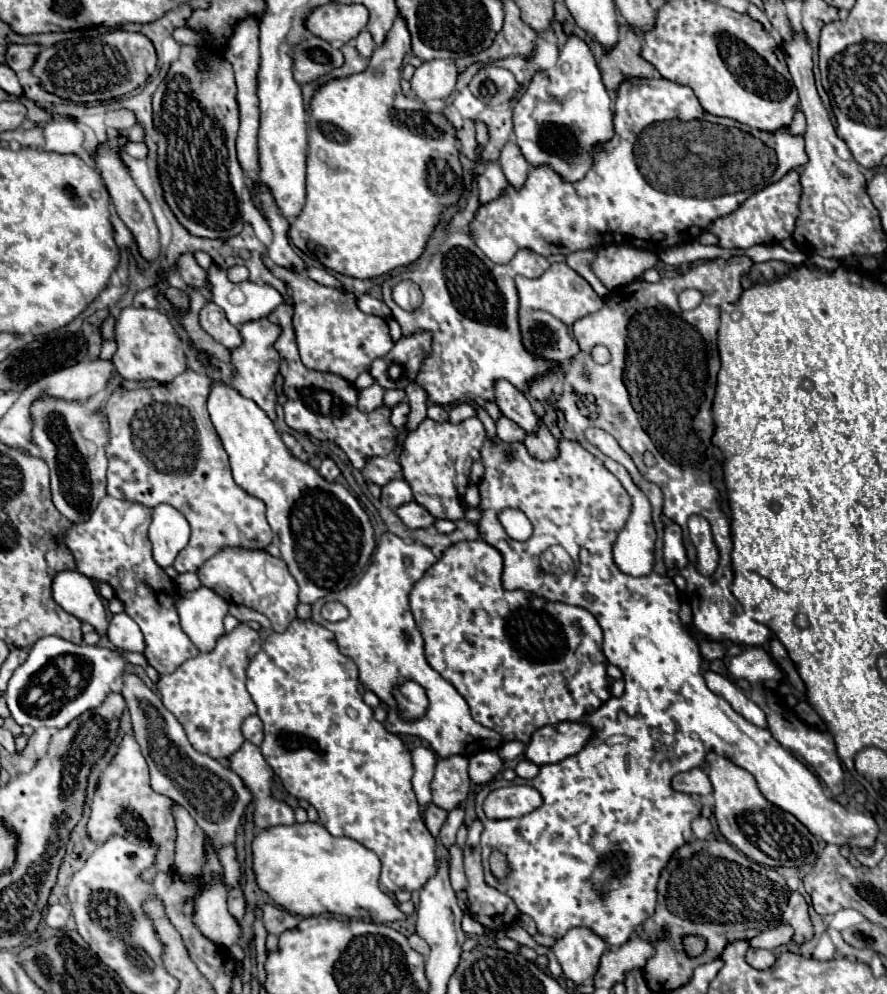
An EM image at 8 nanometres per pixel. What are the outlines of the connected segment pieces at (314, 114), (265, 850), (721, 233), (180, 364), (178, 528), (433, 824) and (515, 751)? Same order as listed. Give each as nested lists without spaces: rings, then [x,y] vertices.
[[[402,15],[396,17],[390,33],[386,35],[386,41],[376,47],[376,51],[372,53],[372,59],[366,71],[362,73],[354,73],[348,77],[340,77],[340,79],[330,79],[328,83],[324,83],[322,87],[316,89],[316,93],[310,99],[310,111],[308,111],[308,159],[306,159],[306,203],[302,213],[294,219],[294,223],[290,223],[290,231],[288,237],[292,239],[292,243],[306,255],[316,257],[326,269],[332,269],[336,273],[342,275],[350,275],[350,277],[358,277],[358,279],[372,279],[378,275],[384,275],[396,267],[408,265],[412,261],[416,261],[422,251],[424,245],[434,229],[434,225],[440,221],[440,213],[446,205],[456,203],[460,199],[460,195],[464,193],[464,183],[462,183],[462,167],[458,161],[458,149],[454,145],[454,127],[446,121],[444,115],[440,113],[428,113],[424,109],[424,105],[420,101],[408,99],[402,95],[401,90],[401,71],[404,55],[412,49],[412,41],[410,41],[410,33],[406,27],[406,21]]]
[[[294,823],[290,827],[278,825],[258,833],[252,841],[254,873],[262,891],[266,891],[278,905],[300,917],[312,917],[322,913],[346,915],[356,919],[372,919],[374,923],[392,923],[407,916],[398,909],[394,899],[390,899],[380,889],[380,859],[350,837],[334,837],[320,823]]]
[[[794,169],[778,183],[772,183],[762,191],[754,193],[752,197],[748,197],[728,217],[718,217],[716,221],[712,221],[708,225],[708,231],[718,237],[718,247],[724,249],[750,249],[758,243],[780,243],[792,237],[796,229],[798,203],[800,203],[800,169]]]
[[[144,307],[122,309],[116,323],[116,343],[118,351],[114,353],[112,363],[124,379],[130,381],[156,379],[158,383],[168,383],[188,369],[182,339],[176,327],[172,325],[170,317],[162,309],[144,309]]]
[[[154,507],[148,537],[154,547],[154,561],[160,567],[170,567],[176,555],[188,545],[190,525],[174,507]]]
[[[428,805],[426,807],[426,811],[424,811],[424,821],[426,821],[426,827],[428,827],[428,831],[436,837],[438,835],[438,831],[440,831],[440,827],[442,827],[442,823],[444,823],[444,819],[446,819],[446,811],[444,809],[440,809],[440,807],[436,807],[436,805]]]
[[[509,741],[502,744],[498,750],[498,754],[503,761],[513,760],[521,756],[526,745],[520,741]]]

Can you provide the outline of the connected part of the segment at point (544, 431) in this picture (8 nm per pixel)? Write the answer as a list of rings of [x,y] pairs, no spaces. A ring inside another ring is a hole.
[[[538,417],[540,421],[540,429],[536,429],[536,433],[526,433],[524,445],[528,449],[528,453],[536,459],[552,459],[556,457],[556,439],[550,433],[550,429],[546,427],[546,423]]]

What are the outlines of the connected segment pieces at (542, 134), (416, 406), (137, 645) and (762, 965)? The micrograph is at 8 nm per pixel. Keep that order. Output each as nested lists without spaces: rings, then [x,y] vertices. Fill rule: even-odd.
[[[578,35],[568,37],[564,47],[560,49],[556,67],[538,71],[534,75],[530,87],[514,107],[514,133],[516,143],[530,165],[550,165],[566,181],[582,179],[586,171],[592,167],[592,147],[598,143],[606,143],[614,135],[612,99],[602,83],[602,73],[600,67],[596,65],[590,47]]]
[[[412,381],[412,385],[408,385],[408,389],[404,389],[404,391],[410,401],[410,415],[408,415],[408,423],[404,427],[404,433],[410,433],[412,429],[416,429],[416,425],[420,425],[420,421],[426,419],[428,395],[416,381]]]
[[[118,613],[112,617],[106,635],[110,643],[120,651],[144,651],[142,631],[136,625],[136,621],[126,613]]]
[[[750,947],[746,953],[746,961],[754,969],[770,969],[774,965],[776,957],[772,951]]]

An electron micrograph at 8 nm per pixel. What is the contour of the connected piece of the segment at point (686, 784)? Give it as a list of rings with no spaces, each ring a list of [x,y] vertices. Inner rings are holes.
[[[702,767],[690,769],[686,773],[678,773],[672,779],[672,787],[676,791],[690,793],[690,795],[710,795],[712,793],[712,783]]]

